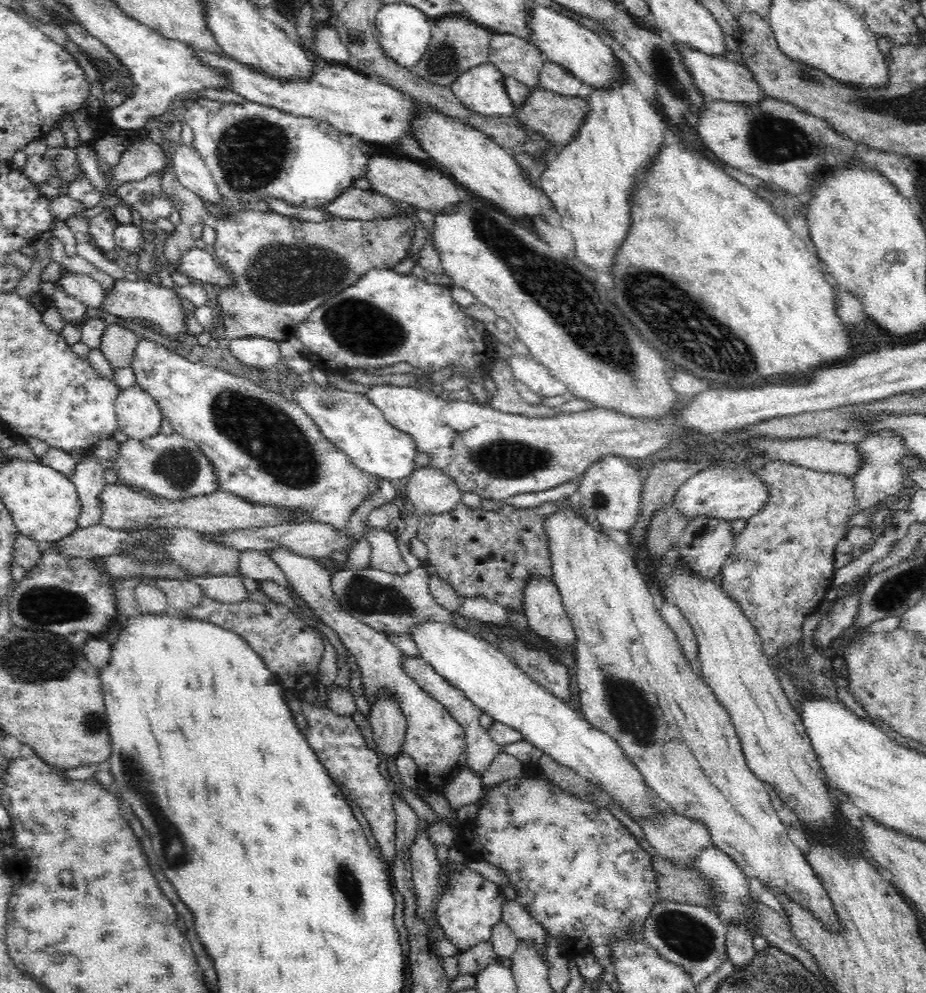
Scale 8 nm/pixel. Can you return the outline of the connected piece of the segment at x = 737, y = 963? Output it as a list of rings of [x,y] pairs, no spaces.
[[[730,922],[727,927],[726,948],[730,962],[736,969],[746,968],[752,960],[756,950],[752,945],[753,934],[745,924]]]

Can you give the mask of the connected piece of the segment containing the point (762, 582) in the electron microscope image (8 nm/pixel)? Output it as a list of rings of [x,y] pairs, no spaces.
[[[774,460],[766,463],[761,469],[756,470],[756,475],[768,485],[768,491],[770,491],[770,498],[768,502],[764,504],[764,508],[760,512],[756,512],[752,518],[747,519],[747,525],[744,530],[736,536],[735,550],[728,556],[725,561],[722,573],[722,584],[724,591],[728,593],[728,597],[732,597],[732,600],[740,606],[743,614],[750,620],[750,623],[754,625],[758,635],[762,639],[762,648],[764,652],[771,658],[790,646],[790,644],[799,644],[802,641],[802,625],[805,618],[814,612],[817,612],[821,603],[825,599],[826,592],[833,586],[833,577],[835,574],[835,549],[840,540],[847,539],[848,534],[848,518],[858,514],[862,511],[856,495],[854,495],[854,479],[840,473],[832,472],[820,472],[810,470],[802,466],[794,465],[786,461]]]

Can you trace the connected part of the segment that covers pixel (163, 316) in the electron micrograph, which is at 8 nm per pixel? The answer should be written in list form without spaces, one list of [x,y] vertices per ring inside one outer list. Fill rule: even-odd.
[[[120,277],[115,279],[111,292],[105,292],[102,310],[105,313],[130,319],[144,328],[154,327],[154,332],[166,339],[178,340],[183,339],[182,335],[187,332],[180,299],[172,288],[162,287],[147,277],[140,277],[135,281]]]

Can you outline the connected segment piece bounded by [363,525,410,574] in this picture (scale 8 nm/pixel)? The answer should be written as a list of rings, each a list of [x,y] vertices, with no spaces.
[[[364,525],[363,538],[369,541],[372,547],[370,569],[392,572],[393,574],[406,574],[410,572],[404,556],[400,553],[397,538],[388,530],[374,529]]]

